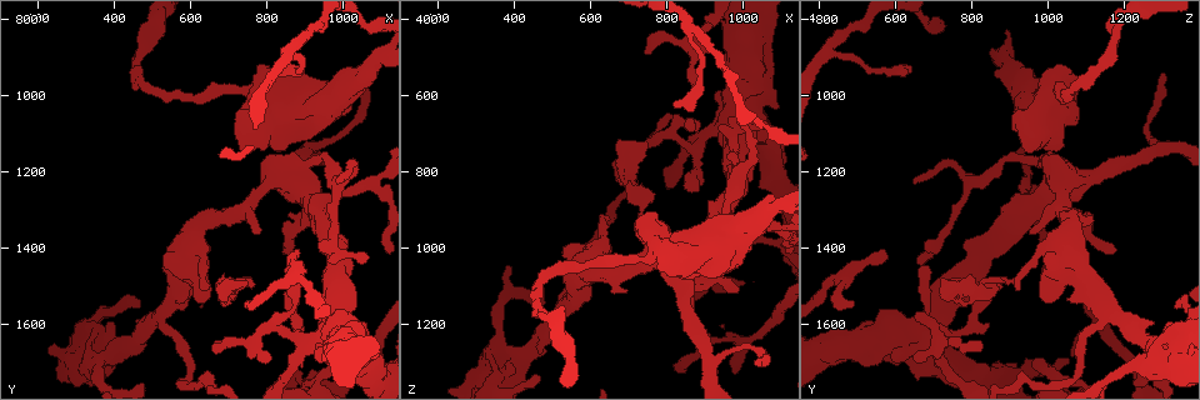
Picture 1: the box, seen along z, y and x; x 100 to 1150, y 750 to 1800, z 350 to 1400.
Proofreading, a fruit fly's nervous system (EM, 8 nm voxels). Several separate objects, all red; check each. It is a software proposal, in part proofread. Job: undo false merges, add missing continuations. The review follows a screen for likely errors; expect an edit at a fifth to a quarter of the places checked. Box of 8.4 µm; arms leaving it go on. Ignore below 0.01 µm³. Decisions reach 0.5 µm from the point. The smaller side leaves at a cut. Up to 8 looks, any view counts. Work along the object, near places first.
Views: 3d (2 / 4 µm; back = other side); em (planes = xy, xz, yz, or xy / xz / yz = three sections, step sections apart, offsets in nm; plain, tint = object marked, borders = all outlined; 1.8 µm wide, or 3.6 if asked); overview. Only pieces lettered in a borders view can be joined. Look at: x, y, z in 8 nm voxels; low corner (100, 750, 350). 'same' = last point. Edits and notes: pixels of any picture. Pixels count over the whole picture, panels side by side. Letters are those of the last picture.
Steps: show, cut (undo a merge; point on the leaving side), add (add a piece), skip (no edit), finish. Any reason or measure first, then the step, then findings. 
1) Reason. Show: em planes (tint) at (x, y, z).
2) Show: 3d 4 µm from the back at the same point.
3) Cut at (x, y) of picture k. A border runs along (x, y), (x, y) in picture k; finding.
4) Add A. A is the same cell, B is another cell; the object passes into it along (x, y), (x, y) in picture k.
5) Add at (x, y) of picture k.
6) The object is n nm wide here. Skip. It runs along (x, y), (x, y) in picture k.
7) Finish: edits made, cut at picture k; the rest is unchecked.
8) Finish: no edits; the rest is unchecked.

Looks like a crossing. Show: em xz step 16 (borders) at (815, 1225, 1020).

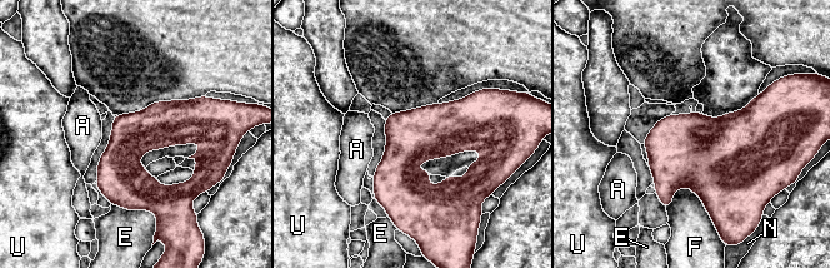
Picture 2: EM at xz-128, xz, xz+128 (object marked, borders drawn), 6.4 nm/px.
The longest contact is with E, 300 nm. Skip. A, E, F, N and U are other cells; a border runs along (666, 208), (689, 188), (710, 216) in picture 2; continuous, no second neuron.

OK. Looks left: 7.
An open end. Show: 3d 4 µm at (840, 1405, 1165).

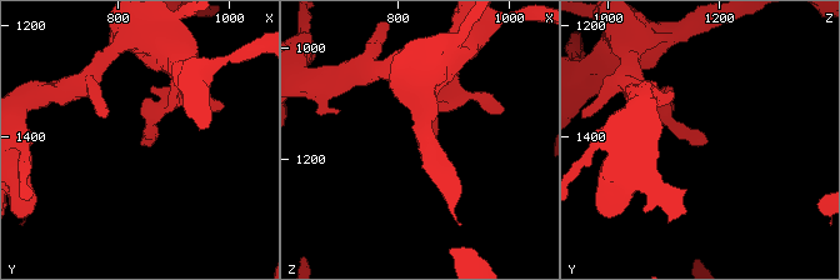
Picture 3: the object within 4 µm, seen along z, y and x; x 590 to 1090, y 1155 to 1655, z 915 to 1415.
Show: em xy step 16 (tint) at (835, 1410, 1170).

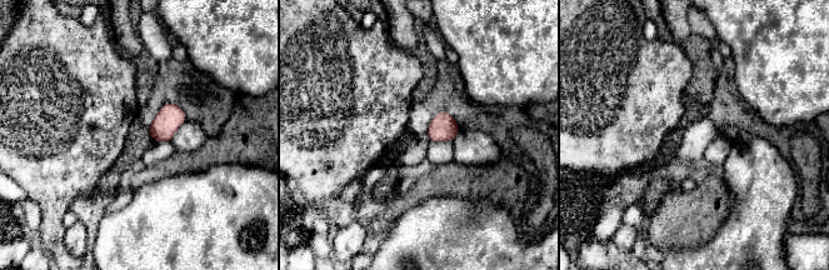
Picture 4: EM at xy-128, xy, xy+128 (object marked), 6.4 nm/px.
Show: em planes (borders) at the same point.

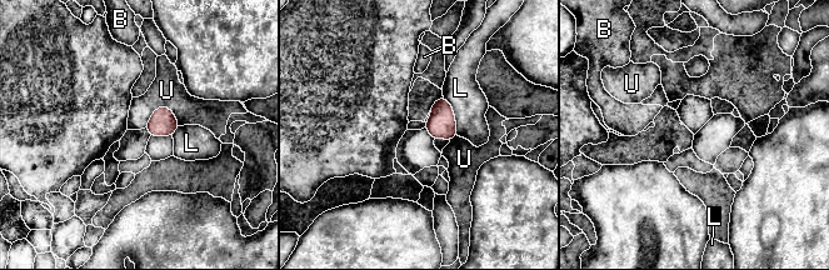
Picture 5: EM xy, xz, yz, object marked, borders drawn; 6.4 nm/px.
The longest contact is with L, 280 nm. Skip. B, L and U are other cells; a border runs along (180, 125), (159, 106), (145, 126) in picture 5; no lettered piece goes on from it.

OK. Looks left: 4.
Thick turns thin. Show: em 3.6 µm xy step 8 (borders) at (350, 1710, 1335).

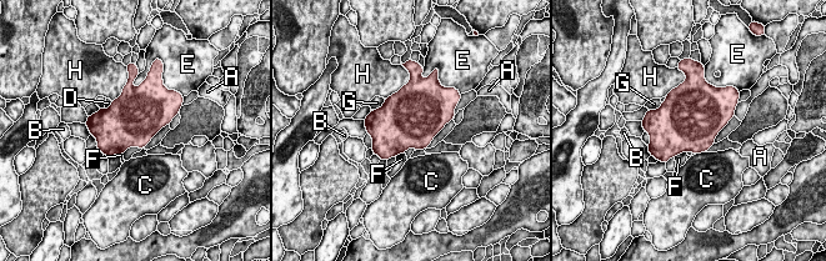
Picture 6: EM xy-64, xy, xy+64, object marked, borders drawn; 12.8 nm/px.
The object is 700 nm wide here. Skip. A, B, C, D, E, F, G and H are other cells; a border runs along (111, 101), (108, 108), (104, 108) in picture 6; continuous, no second neuron.

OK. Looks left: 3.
Finish: no edits; the rest is unchecked.

